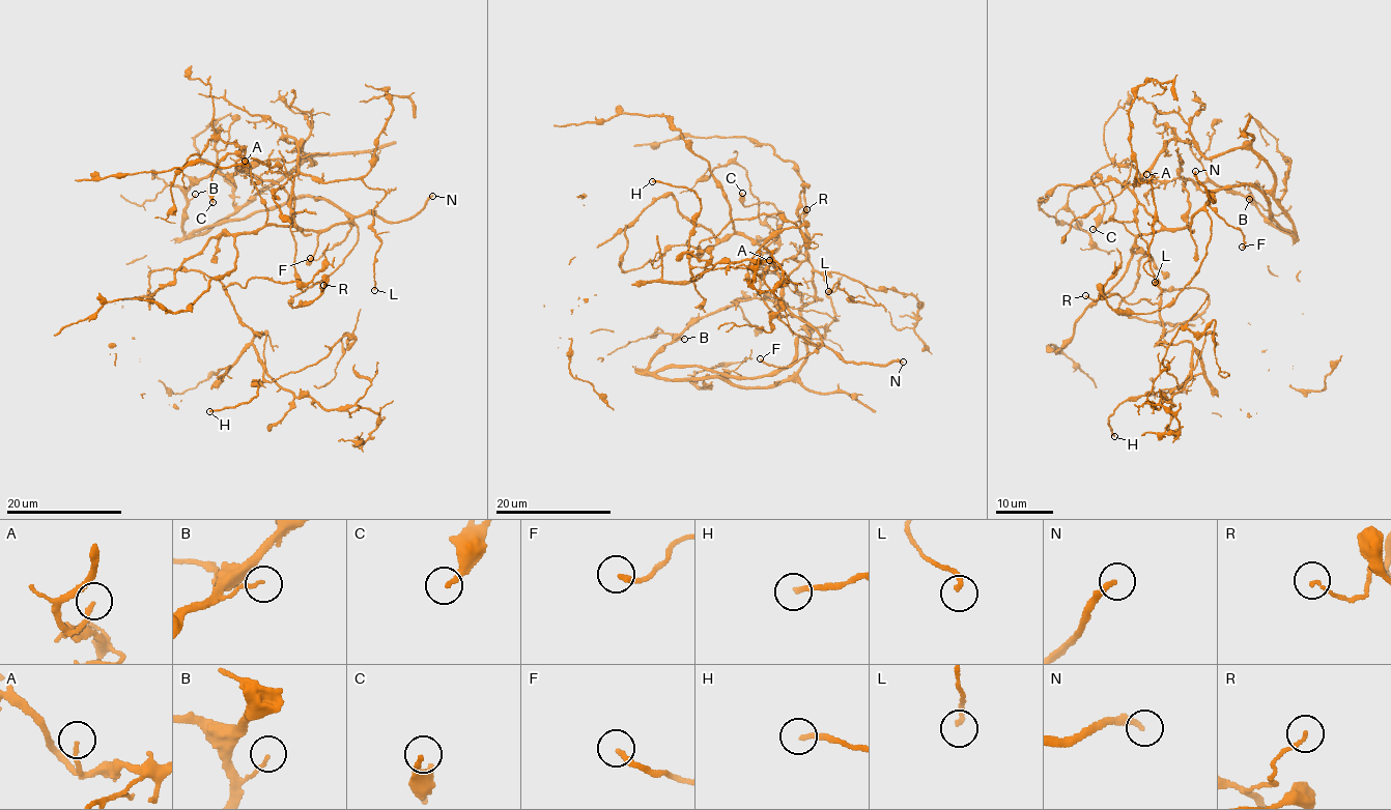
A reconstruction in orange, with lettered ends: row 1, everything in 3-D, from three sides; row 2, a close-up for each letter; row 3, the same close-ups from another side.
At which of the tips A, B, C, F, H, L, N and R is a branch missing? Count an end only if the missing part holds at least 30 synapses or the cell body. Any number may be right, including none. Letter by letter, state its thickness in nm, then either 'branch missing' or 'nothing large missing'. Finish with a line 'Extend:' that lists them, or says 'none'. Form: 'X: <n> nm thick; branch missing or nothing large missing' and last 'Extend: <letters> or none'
A: 140 nm thick; nothing large missing
B: 120 nm thick; nothing large missing
C: 220 nm thick; nothing large missing
F: 190 nm thick; branch missing
H: 200 nm thick; branch missing
L: 170 nm thick; nothing large missing
N: 240 nm thick; branch missing
R: 130 nm thick; branch missing
Extend: F, H, N, R

